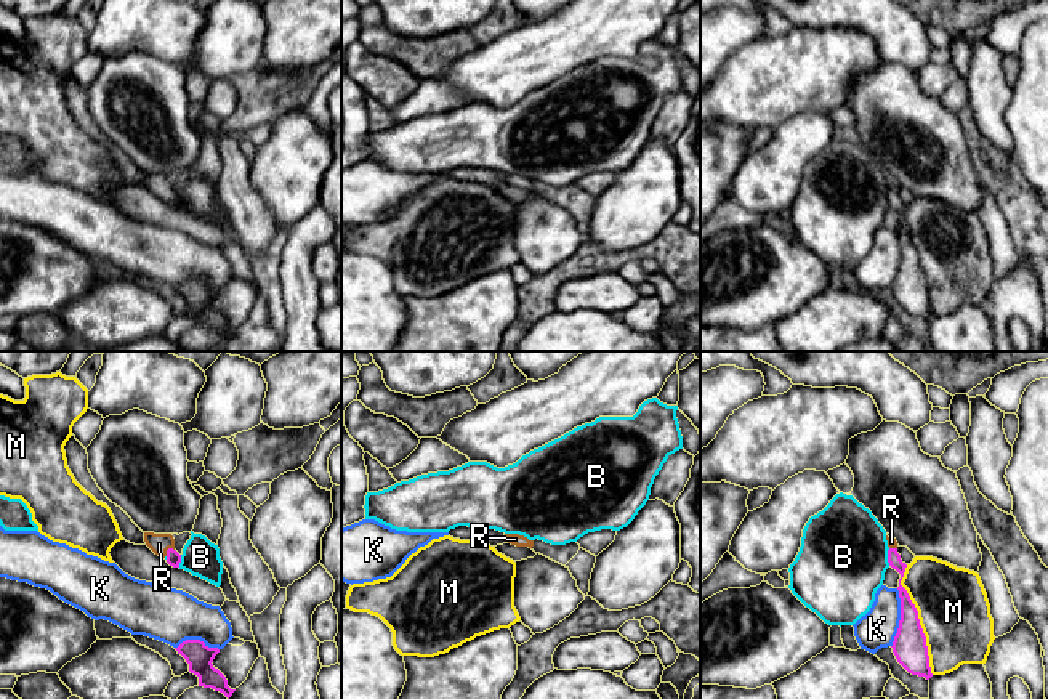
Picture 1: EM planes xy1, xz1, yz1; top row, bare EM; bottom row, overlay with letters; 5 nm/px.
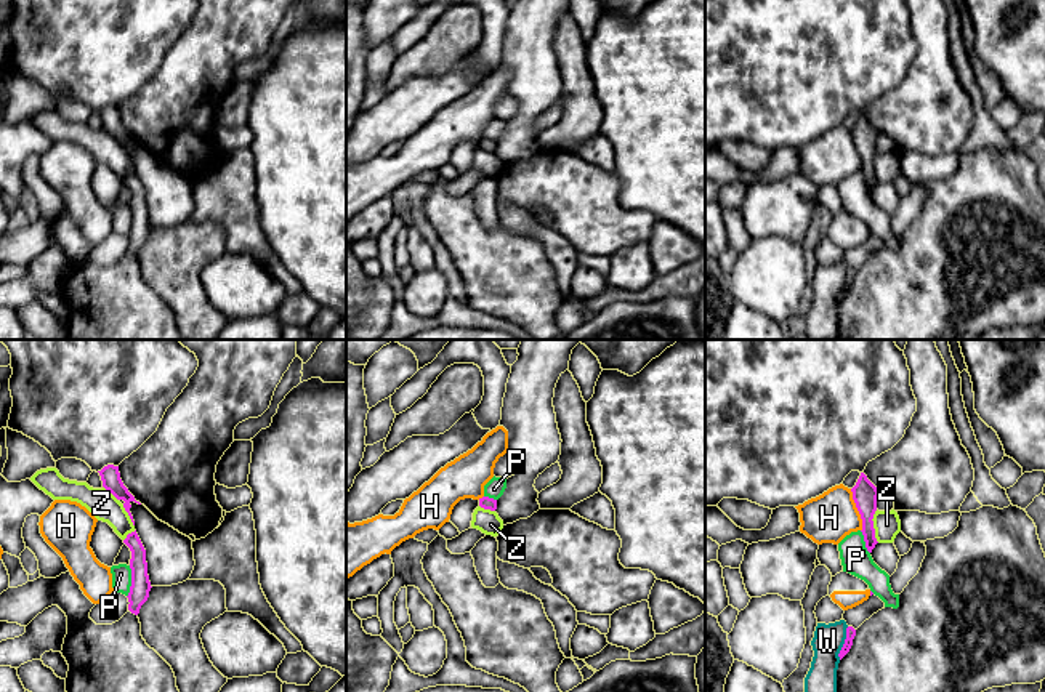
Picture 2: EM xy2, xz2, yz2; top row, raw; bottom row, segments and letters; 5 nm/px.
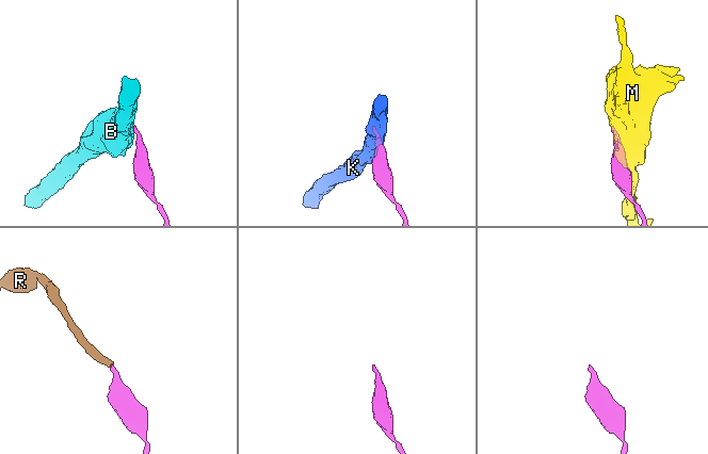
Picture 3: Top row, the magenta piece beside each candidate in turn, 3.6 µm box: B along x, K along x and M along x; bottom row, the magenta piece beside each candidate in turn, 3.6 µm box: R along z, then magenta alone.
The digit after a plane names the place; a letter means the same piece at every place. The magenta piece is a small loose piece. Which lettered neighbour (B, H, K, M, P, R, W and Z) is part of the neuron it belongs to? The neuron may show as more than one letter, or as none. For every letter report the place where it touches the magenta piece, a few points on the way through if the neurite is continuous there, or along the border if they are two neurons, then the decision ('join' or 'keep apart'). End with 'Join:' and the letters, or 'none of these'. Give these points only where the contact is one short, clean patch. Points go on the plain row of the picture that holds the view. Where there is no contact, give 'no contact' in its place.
B: yz1 (888, 197) | keep apart
H: yz2 (858, 151) | along yz2 (850, 130), (861, 160), (861, 172) | keep apart
K: yz1 (901, 258) | along yz1 (898, 230), (899, 268), (891, 287) | keep apart
M: yz1 (919, 260) | keep apart
P: xy2 (132, 223) | keep apart
R: xy1 (167, 191) | across xy1 (173, 199), (167, 191), (159, 185) | join
W: yz2 (845, 284) | along yz2 (848, 268), (839, 300) | keep apart
Z: yz2 (872, 167) | along yz2 (875, 151), (872, 168), (874, 178), (879, 183) | keep apart
Join: R

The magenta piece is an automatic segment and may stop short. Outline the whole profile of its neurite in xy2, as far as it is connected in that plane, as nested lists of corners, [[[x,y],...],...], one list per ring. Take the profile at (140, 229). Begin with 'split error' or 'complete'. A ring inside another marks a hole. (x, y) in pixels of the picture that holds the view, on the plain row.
complete; [[[136,175],[127,176],[123,184],[131,192],[130,210],[131,210],[131,227],[128,234],[128,251],[135,256],[139,255],[141,247],[147,242],[151,232],[151,223],[147,216],[146,191]]]

